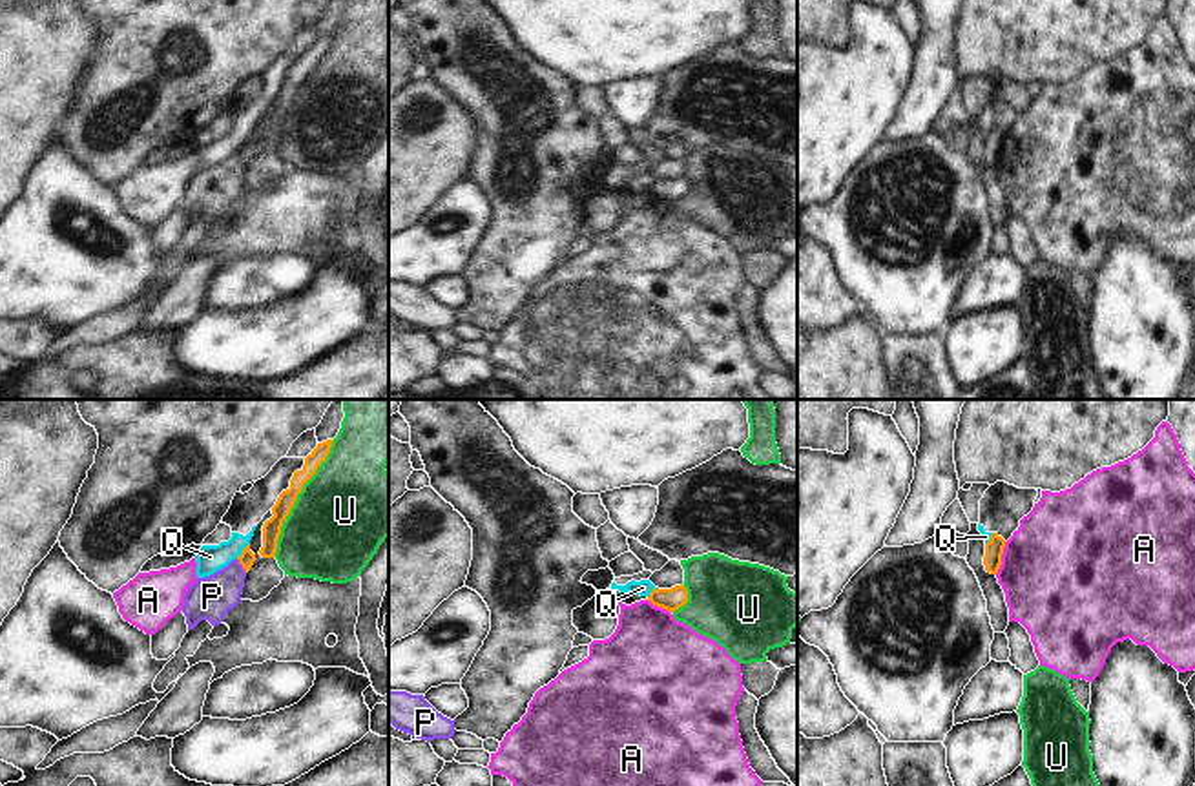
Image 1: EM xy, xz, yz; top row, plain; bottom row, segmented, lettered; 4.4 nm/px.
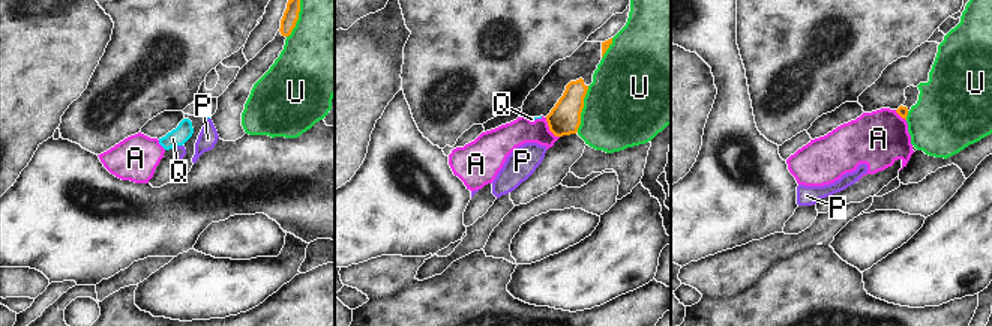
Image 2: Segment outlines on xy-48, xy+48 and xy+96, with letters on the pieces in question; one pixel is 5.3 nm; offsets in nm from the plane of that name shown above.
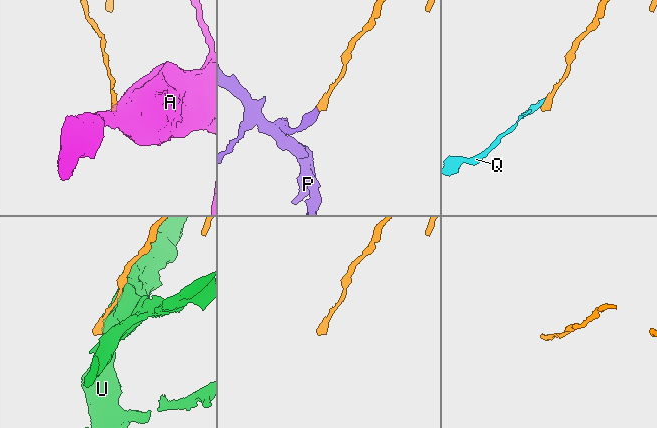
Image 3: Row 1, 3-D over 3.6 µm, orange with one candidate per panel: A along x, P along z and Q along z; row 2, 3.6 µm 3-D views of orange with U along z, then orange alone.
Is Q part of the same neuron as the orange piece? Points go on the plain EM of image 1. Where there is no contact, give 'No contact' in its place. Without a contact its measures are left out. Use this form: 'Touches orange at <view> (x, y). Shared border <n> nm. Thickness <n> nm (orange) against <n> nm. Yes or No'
Touches orange at xy (243, 141). Shared border 90 nm. Thickness 70 nm (orange) against 120 nm. No.

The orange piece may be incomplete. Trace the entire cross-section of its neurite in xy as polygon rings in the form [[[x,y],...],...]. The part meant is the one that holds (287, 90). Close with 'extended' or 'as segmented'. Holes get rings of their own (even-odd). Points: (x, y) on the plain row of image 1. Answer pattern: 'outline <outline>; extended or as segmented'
outline [[[334,31],[317,35],[317,38],[305,49],[301,62],[296,62],[290,78],[283,82],[272,98],[272,109],[263,117],[263,139],[259,146],[263,150],[275,150],[277,131],[281,126],[283,113],[290,106],[297,86],[303,82],[303,77],[316,66],[317,58],[327,51]]]; as segmented

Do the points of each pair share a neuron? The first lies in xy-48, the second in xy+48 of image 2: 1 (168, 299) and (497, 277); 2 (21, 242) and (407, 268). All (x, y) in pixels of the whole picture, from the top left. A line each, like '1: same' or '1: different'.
1: different
2: different

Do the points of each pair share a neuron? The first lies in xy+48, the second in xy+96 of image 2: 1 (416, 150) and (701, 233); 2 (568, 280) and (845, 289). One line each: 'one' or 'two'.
1: one
2: two

